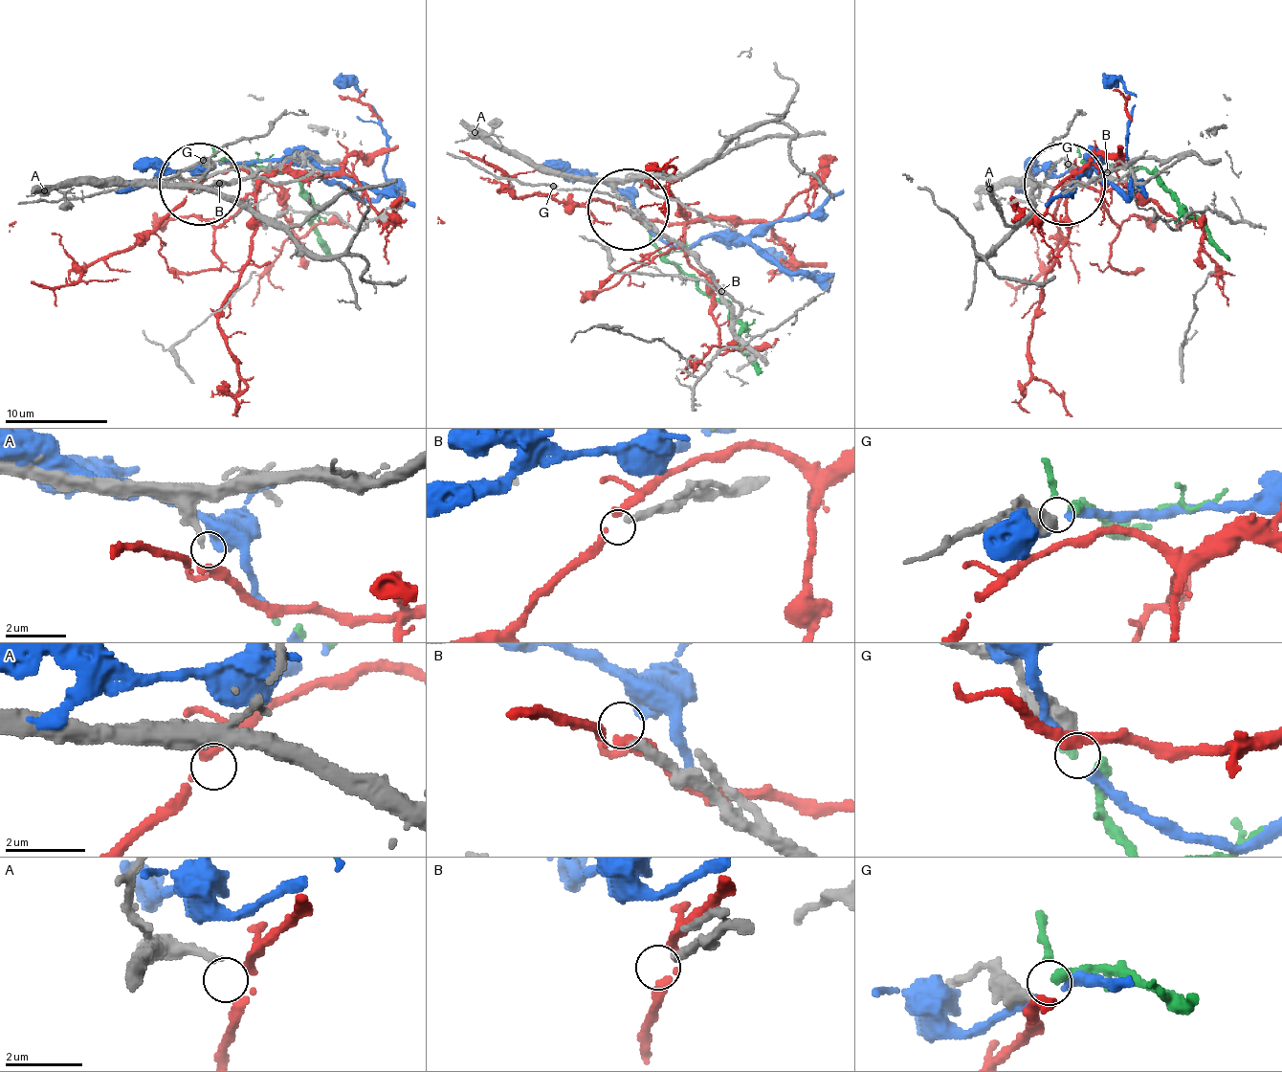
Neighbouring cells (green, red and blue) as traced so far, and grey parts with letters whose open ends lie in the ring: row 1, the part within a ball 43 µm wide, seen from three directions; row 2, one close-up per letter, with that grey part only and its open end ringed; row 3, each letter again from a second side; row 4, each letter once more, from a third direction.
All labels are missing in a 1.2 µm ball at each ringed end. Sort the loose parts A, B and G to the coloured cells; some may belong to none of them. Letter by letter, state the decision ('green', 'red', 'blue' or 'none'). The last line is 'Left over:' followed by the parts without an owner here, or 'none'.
A: none
B: none
G: green
Left over: A, B

